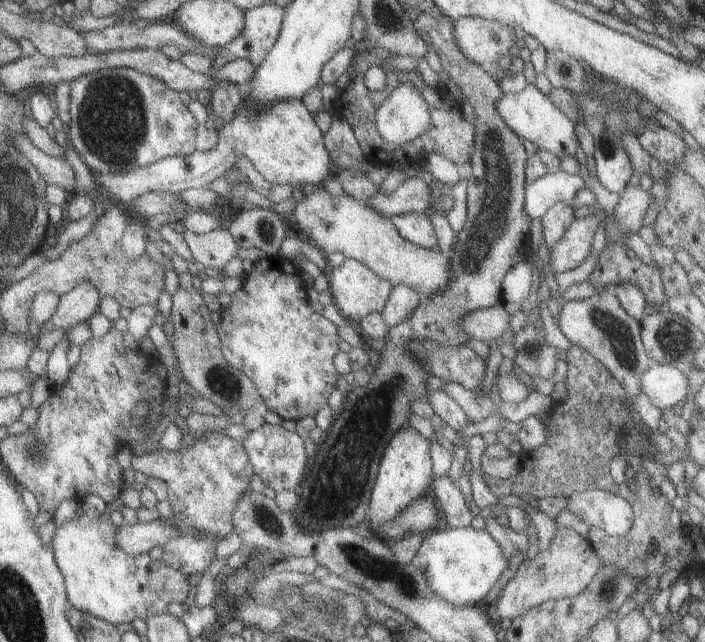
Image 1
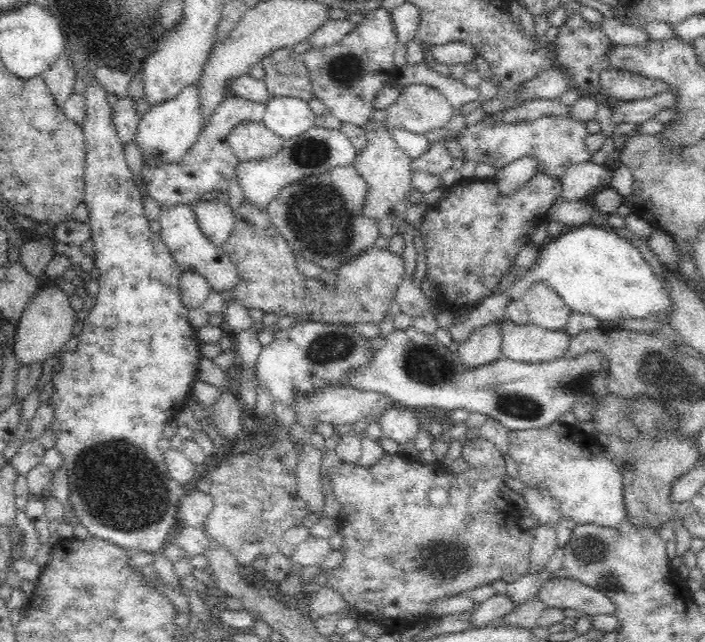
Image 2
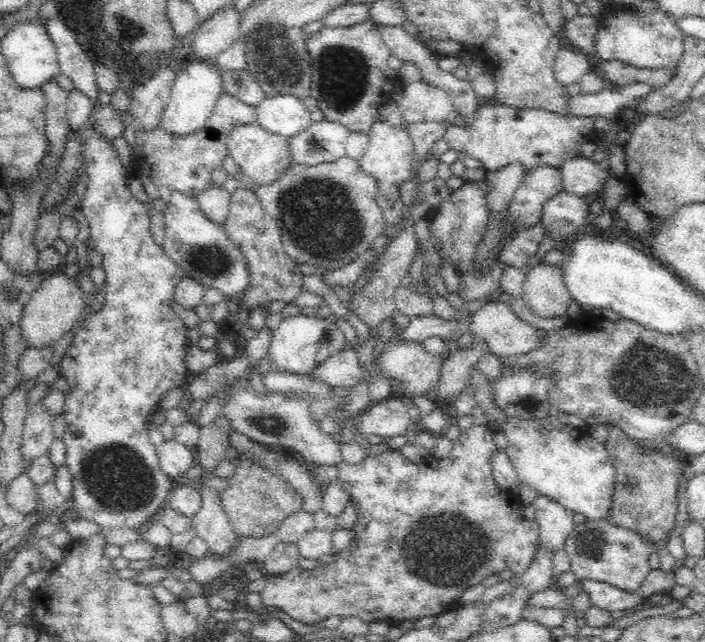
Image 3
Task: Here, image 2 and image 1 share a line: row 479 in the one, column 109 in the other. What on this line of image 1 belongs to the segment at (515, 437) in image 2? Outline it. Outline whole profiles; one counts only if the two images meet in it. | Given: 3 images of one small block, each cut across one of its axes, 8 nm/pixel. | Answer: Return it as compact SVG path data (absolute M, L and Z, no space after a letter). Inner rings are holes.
M81 515L77 520L63 520L61 524L55 525L51 550L62 574L68 607L111 624L131 624L134 618L144 621L150 616L165 613L170 602L182 603L190 588L186 576L161 561L151 559L146 553L127 556L115 546L117 530L119 527L115 527L110 519L103 520L101 516L89 519Z

